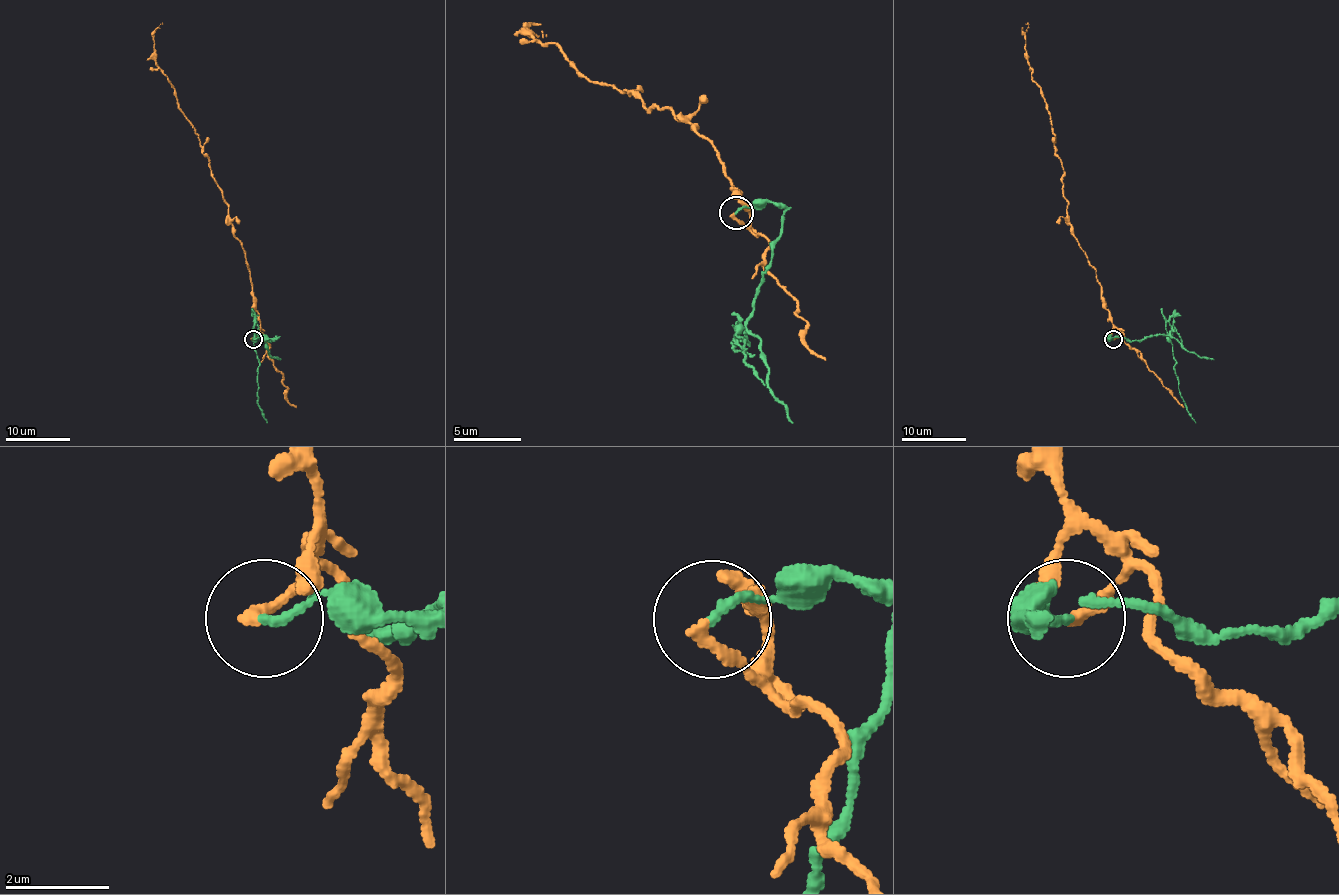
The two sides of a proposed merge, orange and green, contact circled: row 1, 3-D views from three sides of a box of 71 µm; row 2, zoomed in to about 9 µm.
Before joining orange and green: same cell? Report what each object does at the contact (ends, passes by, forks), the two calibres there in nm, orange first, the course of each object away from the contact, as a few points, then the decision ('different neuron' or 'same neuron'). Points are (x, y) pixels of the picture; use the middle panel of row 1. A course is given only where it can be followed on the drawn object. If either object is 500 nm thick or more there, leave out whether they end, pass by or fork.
orange ends; green ends; calibres 200 and 170 nm; course orange (733, 212), (747, 228), (720, 154), (683, 117), (670, 107), (649, 111), (582, 74), (528, 30), (545, 33); course green (737, 212), (774, 201), (784, 212), (770, 269), (737, 336), (747, 339), (743, 353), (764, 386); different neuron

